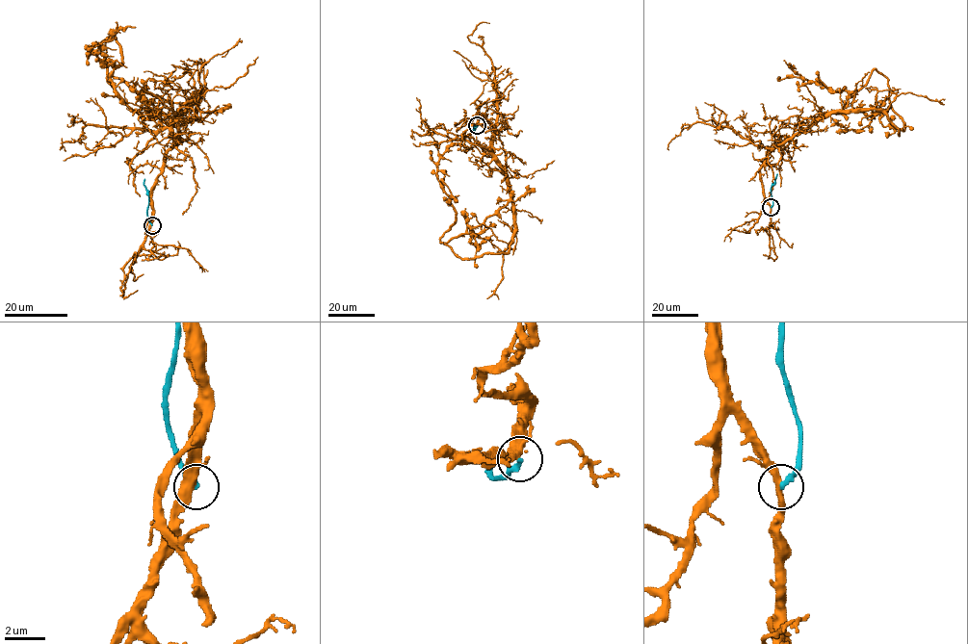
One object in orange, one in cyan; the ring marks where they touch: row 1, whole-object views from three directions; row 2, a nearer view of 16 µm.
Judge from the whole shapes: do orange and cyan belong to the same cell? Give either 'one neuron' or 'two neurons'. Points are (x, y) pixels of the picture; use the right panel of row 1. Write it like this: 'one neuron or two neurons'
two neurons

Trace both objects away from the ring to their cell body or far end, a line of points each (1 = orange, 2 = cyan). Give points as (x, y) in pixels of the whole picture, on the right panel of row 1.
1: (771, 207), (760, 169), (780, 143), (837, 112), (881, 110), (904, 128), (875, 68), (835, 90), (790, 64)
2: (771, 207), (771, 187), (777, 173)

